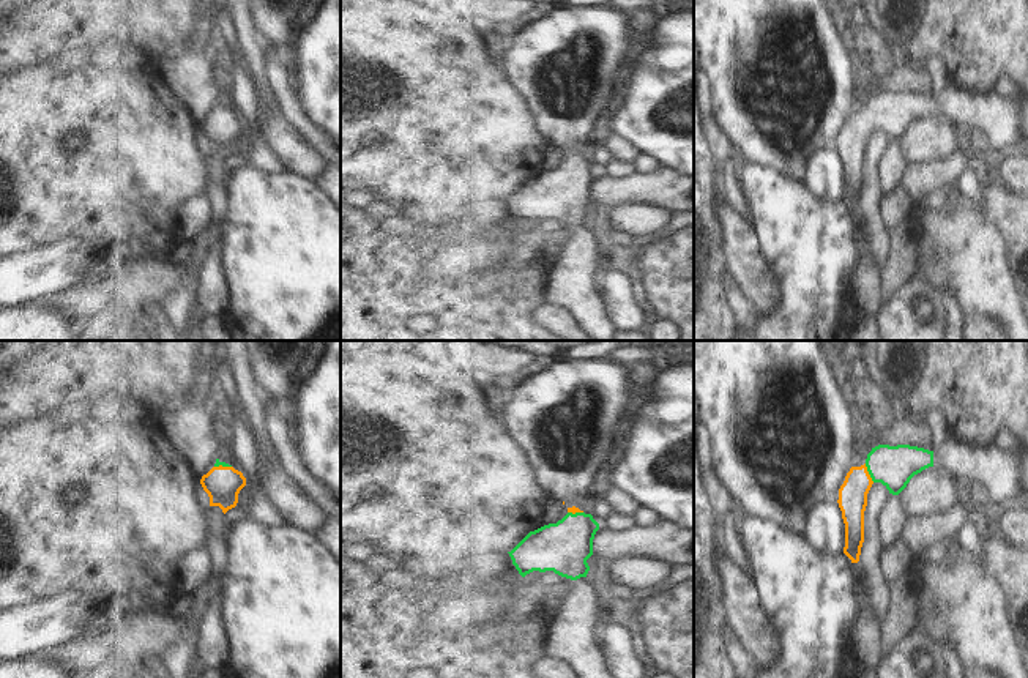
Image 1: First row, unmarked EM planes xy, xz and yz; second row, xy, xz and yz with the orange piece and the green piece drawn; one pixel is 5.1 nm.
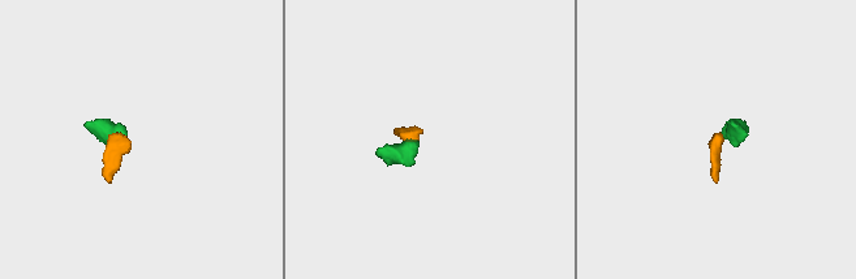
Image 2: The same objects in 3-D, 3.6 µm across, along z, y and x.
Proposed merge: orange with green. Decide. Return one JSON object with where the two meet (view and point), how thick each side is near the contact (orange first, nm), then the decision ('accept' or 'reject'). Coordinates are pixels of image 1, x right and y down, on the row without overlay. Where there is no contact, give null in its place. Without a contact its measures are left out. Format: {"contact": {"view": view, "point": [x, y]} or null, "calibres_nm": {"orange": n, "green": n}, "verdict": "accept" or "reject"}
{"contact": {"view": "yz", "point": [867, 120]}, "calibres_nm": {"orange": 140, "green": 200}, "verdict": "accept"}

